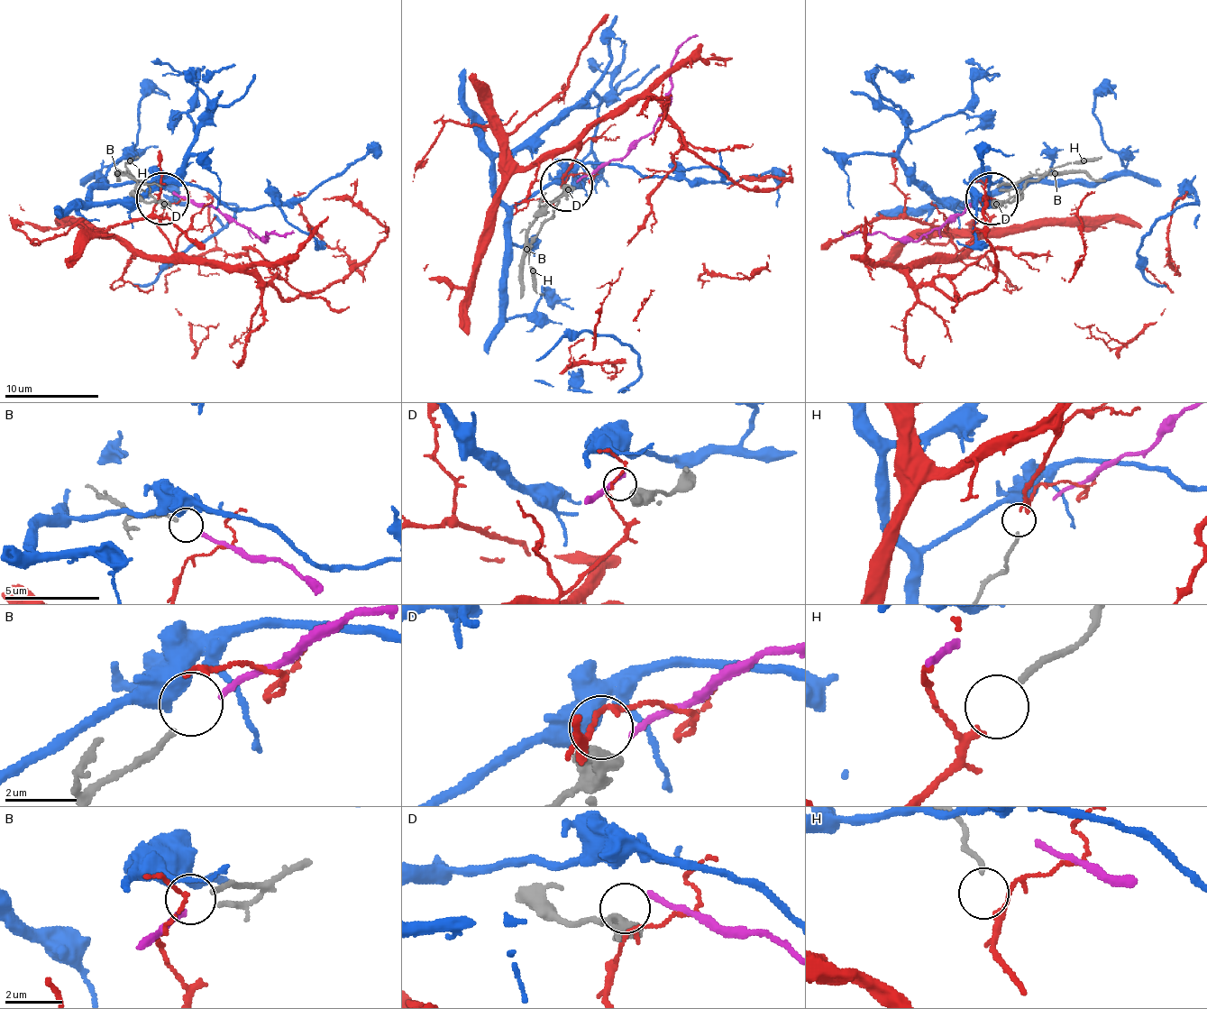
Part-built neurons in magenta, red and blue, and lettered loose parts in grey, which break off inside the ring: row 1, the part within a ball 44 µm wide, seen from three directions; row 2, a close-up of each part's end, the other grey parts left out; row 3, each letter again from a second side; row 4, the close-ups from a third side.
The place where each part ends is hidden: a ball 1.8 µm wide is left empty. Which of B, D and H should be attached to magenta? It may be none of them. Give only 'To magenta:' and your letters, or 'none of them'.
To magenta: B

